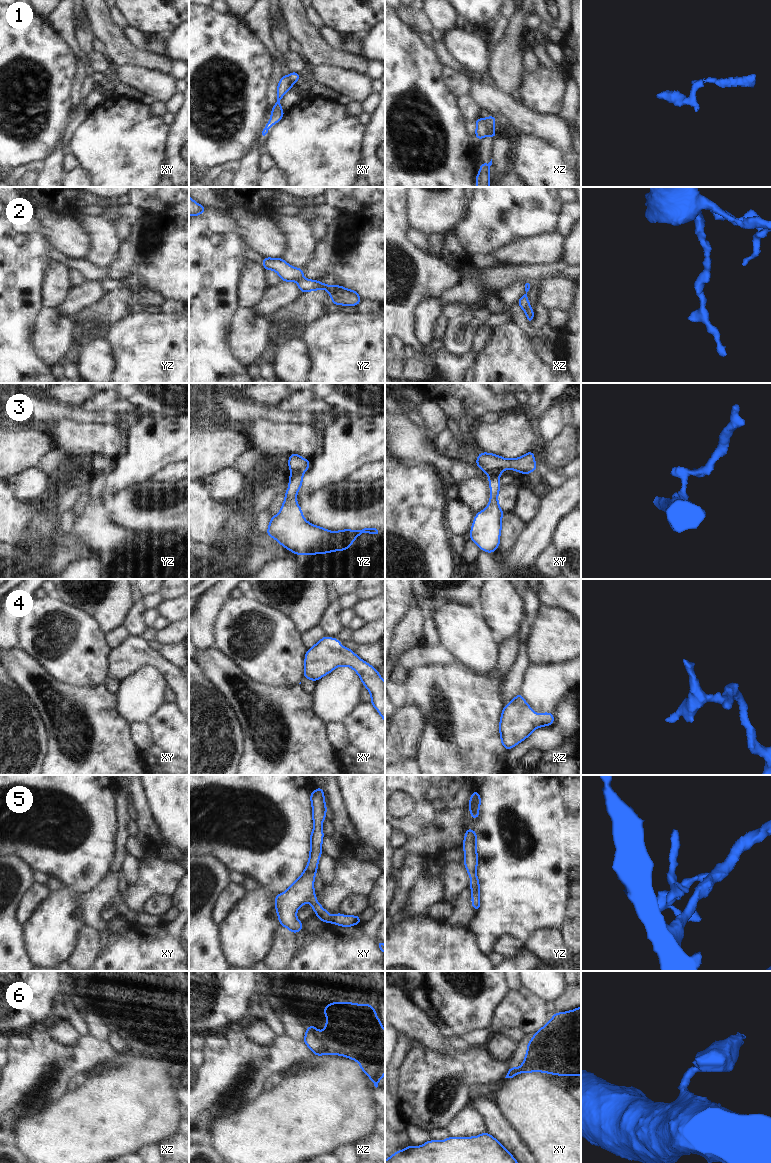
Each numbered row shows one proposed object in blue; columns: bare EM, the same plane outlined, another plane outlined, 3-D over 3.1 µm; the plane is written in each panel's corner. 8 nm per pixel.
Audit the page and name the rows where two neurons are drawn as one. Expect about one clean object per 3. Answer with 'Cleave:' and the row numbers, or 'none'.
Cleave: 1, 3, 6

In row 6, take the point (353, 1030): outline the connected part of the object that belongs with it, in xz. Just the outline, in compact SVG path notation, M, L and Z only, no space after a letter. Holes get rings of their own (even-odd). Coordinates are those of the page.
M333 1002L324 1007L328 1022L322 1033L323 1055L342 1055L360 1064L365 1075L368 1075L378 1087L378 1082L385 1072L385 1030L371 1004L354 1004L351 1002Z

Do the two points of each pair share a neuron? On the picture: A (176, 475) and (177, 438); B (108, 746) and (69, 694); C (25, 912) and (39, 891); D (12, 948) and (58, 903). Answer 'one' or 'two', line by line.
A: two
B: one
C: one
D: two

